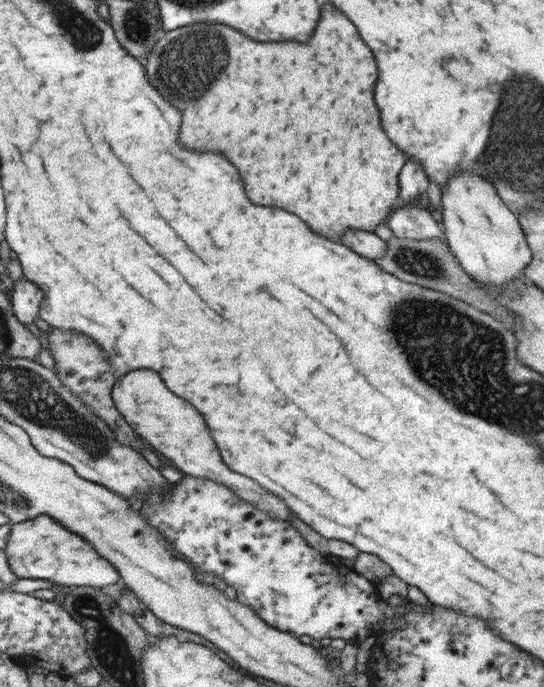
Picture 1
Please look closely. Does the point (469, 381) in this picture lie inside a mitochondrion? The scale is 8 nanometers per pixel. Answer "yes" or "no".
yes

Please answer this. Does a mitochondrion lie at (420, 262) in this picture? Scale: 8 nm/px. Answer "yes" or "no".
yes

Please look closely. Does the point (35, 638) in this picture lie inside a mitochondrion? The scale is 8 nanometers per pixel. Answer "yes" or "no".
no

